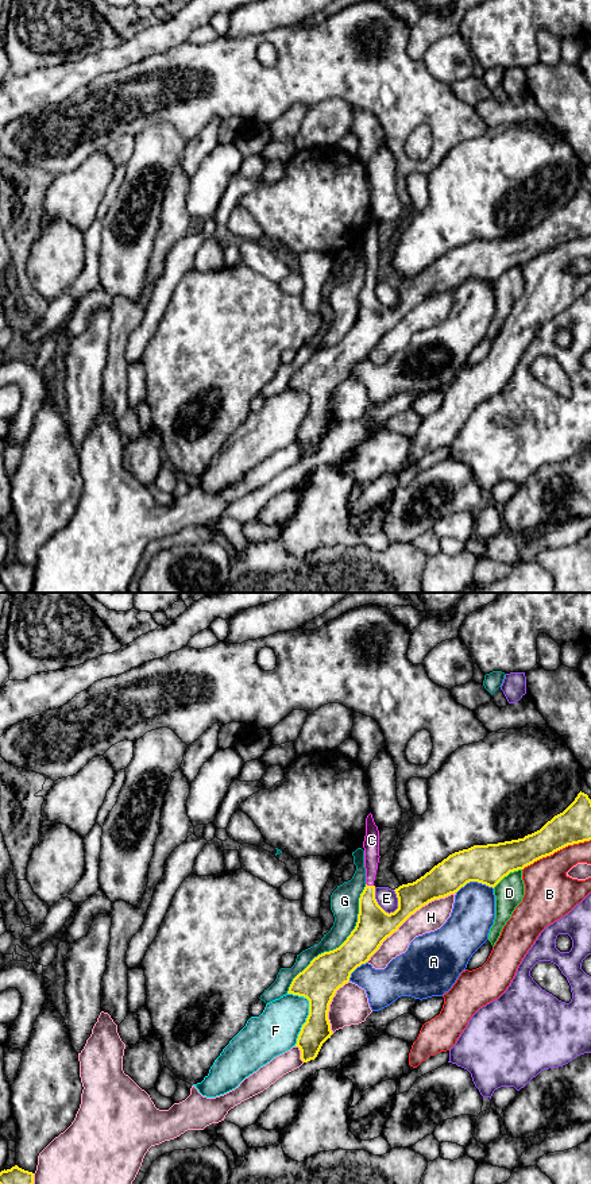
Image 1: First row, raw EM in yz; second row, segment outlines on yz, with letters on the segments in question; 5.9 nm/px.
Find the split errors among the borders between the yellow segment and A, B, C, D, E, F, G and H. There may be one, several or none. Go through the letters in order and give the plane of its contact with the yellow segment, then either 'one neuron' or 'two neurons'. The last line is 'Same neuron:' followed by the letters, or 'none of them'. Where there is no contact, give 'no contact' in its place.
A: meets yellow in yz; two neurons
B: meets yellow in yz; two neurons
C: meets yellow in yz; one neuron
D: meets yellow in yz; two neurons
E: meets yellow in yz; two neurons
F: meets yellow in yz; two neurons
G: meets yellow in yz; two neurons
H: meets yellow in yz; two neurons
Same neuron: C

